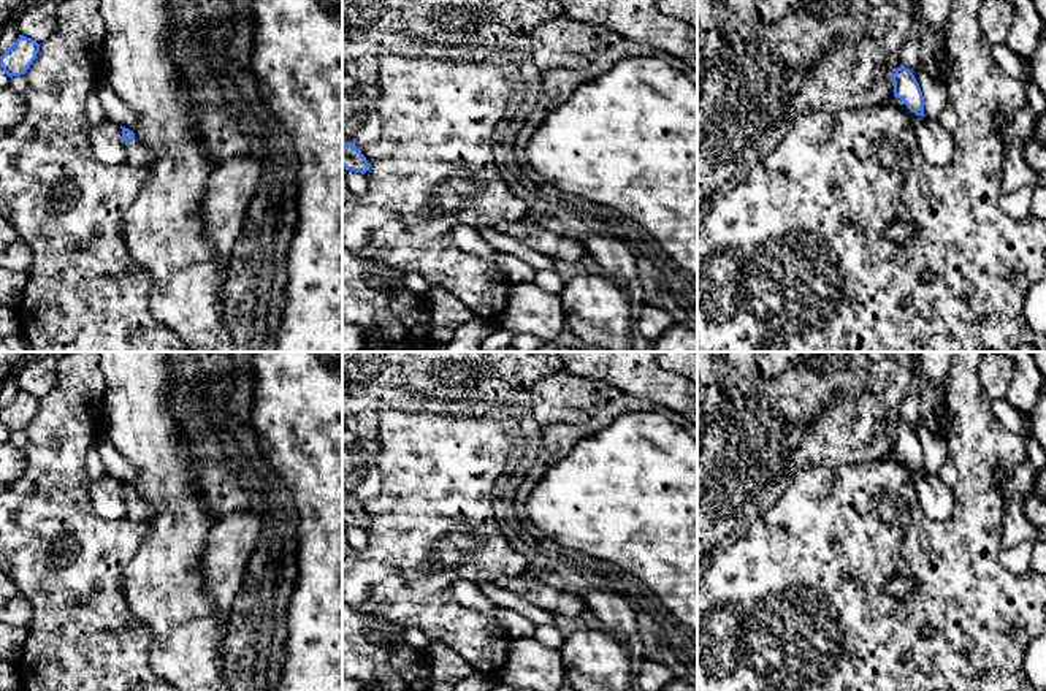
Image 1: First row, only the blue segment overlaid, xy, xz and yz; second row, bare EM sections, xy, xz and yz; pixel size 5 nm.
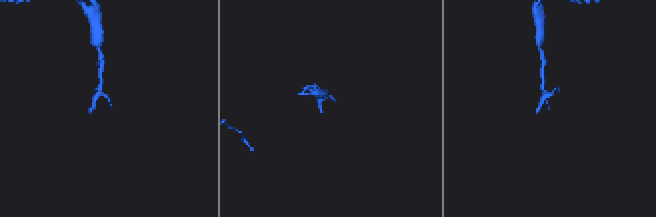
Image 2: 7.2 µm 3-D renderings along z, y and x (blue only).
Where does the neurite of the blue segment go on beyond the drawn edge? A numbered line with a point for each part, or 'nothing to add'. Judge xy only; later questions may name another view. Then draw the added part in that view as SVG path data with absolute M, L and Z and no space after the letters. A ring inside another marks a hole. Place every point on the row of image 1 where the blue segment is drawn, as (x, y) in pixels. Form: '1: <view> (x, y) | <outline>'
1: xy (138, 154) | M136 136L127 146L127 163L138 168L147 168L155 162L155 154L149 151Z

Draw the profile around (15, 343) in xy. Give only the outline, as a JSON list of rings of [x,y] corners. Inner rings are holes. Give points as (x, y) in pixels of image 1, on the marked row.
[[[21,333],[0,336],[0,352],[32,352],[30,342]]]

